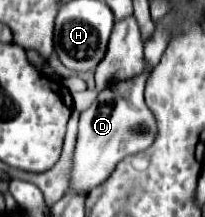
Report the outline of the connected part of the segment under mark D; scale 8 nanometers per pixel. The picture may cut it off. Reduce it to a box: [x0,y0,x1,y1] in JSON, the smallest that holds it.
[68,74,156,194]

